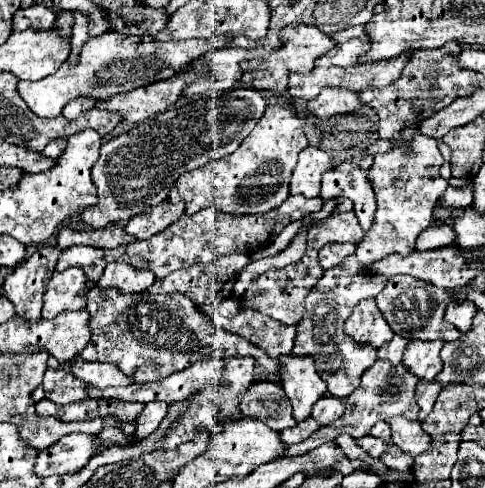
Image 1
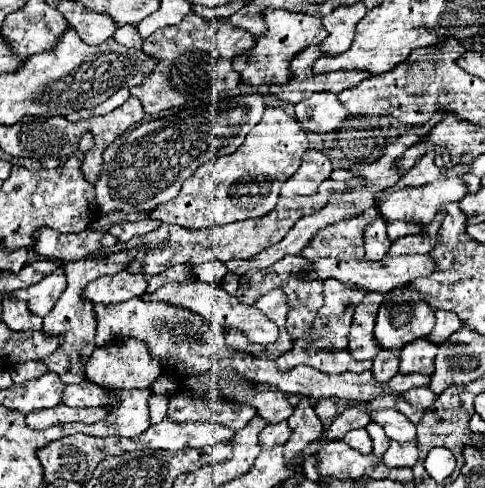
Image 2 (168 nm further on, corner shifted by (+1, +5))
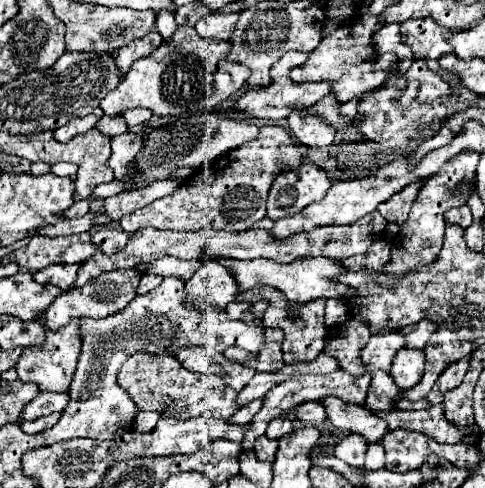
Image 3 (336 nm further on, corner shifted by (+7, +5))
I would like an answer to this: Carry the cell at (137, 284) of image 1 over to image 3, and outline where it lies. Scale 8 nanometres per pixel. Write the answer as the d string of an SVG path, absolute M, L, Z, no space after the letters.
M122 269L122 271L108 271L102 273L100 277L96 277L92 283L80 287L80 289L72 289L68 293L62 293L56 297L56 301L52 301L52 305L44 311L44 315L40 315L40 323L50 329L50 331L58 331L60 327L68 325L72 319L82 319L82 317L92 317L92 319L104 319L112 313L122 311L134 297L136 297L136 287L140 281L142 273L138 269Z

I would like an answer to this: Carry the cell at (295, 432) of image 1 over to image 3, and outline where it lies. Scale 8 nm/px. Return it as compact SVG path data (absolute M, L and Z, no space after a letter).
M258 437L256 439L256 443L254 443L254 453L256 453L256 457L260 459L260 461L274 461L274 457L276 457L276 451L278 451L278 443L276 441L272 441L272 439L268 439L268 437Z

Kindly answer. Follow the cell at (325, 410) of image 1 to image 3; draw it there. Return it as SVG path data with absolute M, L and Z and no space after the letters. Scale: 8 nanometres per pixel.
M306 401L306 403L300 403L296 407L296 419L304 425L320 425L322 421L326 421L326 413L324 413L324 407L320 401Z

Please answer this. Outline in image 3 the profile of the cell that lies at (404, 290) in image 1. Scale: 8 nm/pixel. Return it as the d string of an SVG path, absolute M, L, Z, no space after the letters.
M384 331L380 335L372 335L368 345L362 349L360 357L368 373L372 371L388 371L398 349L404 347L404 335L398 331Z

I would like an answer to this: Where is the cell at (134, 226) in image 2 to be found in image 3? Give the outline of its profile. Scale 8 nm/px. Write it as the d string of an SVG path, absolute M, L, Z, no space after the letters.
M96 229L92 233L92 243L104 253L104 255L114 255L118 253L126 243L130 241L130 235L126 231L116 231L116 229Z

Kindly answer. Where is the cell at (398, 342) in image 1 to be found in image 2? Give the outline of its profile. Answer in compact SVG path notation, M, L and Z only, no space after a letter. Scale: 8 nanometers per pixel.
M380 349L378 357L374 359L372 365L372 375L378 381L388 381L390 377L394 377L398 373L398 353L400 349Z

